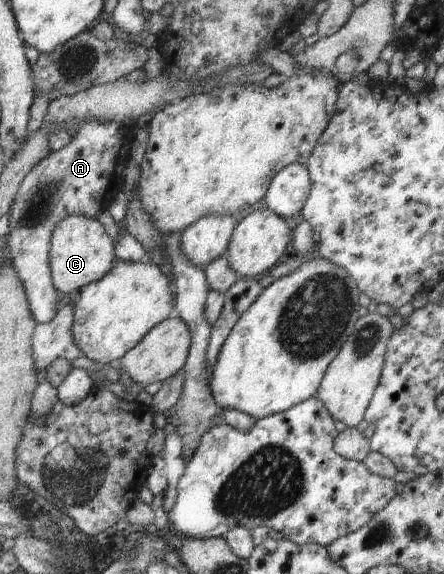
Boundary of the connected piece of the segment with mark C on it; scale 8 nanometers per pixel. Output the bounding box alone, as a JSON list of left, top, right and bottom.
[49,214,117,298]

